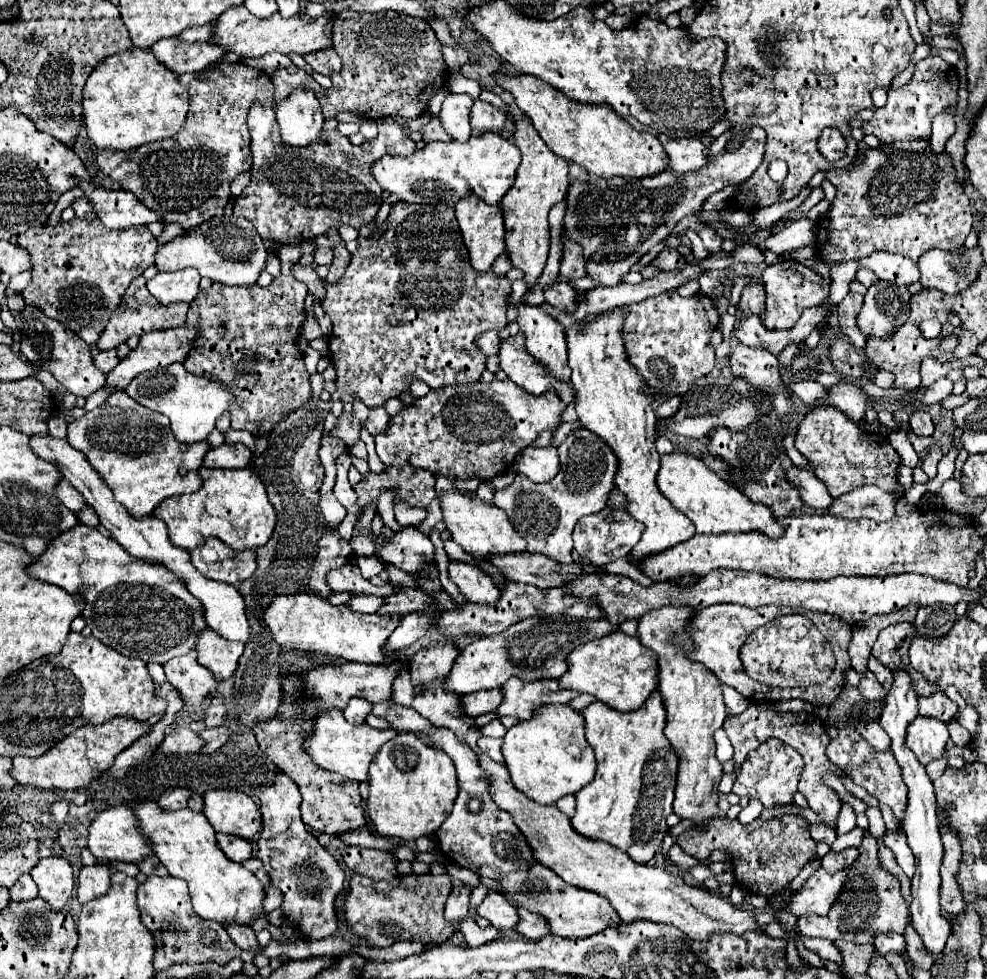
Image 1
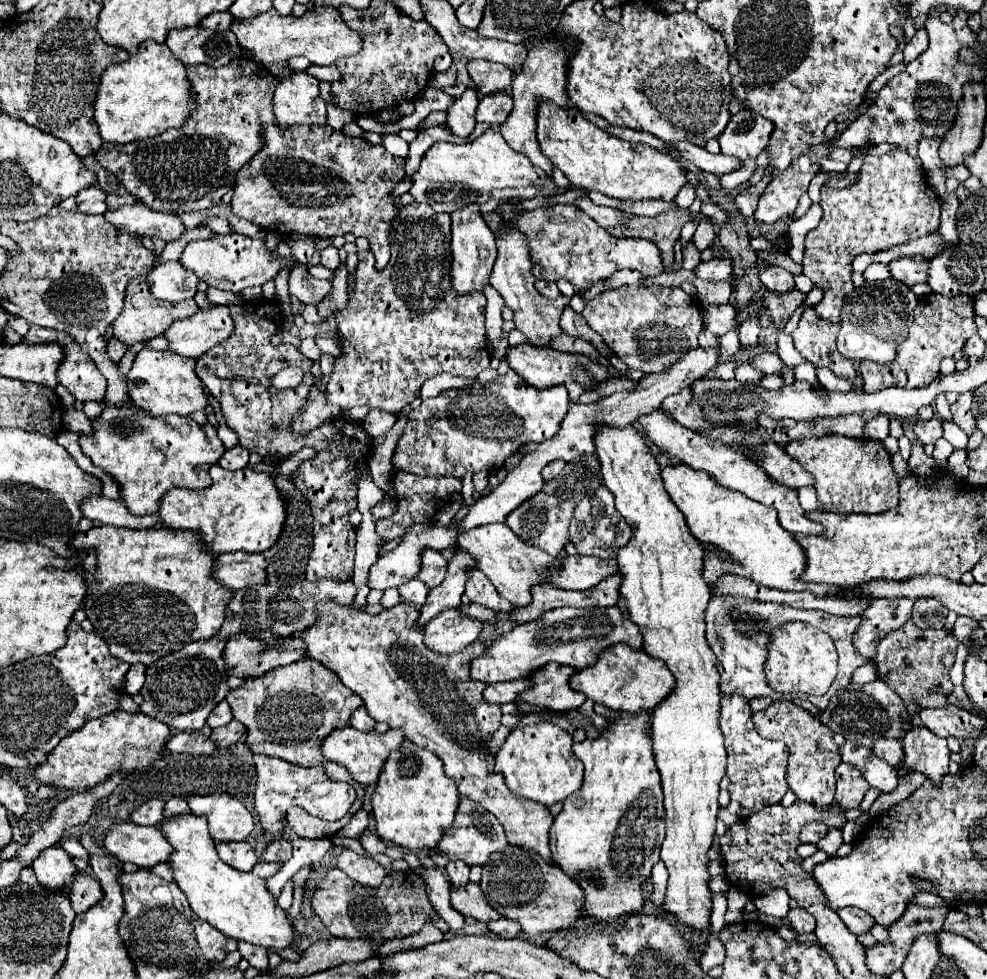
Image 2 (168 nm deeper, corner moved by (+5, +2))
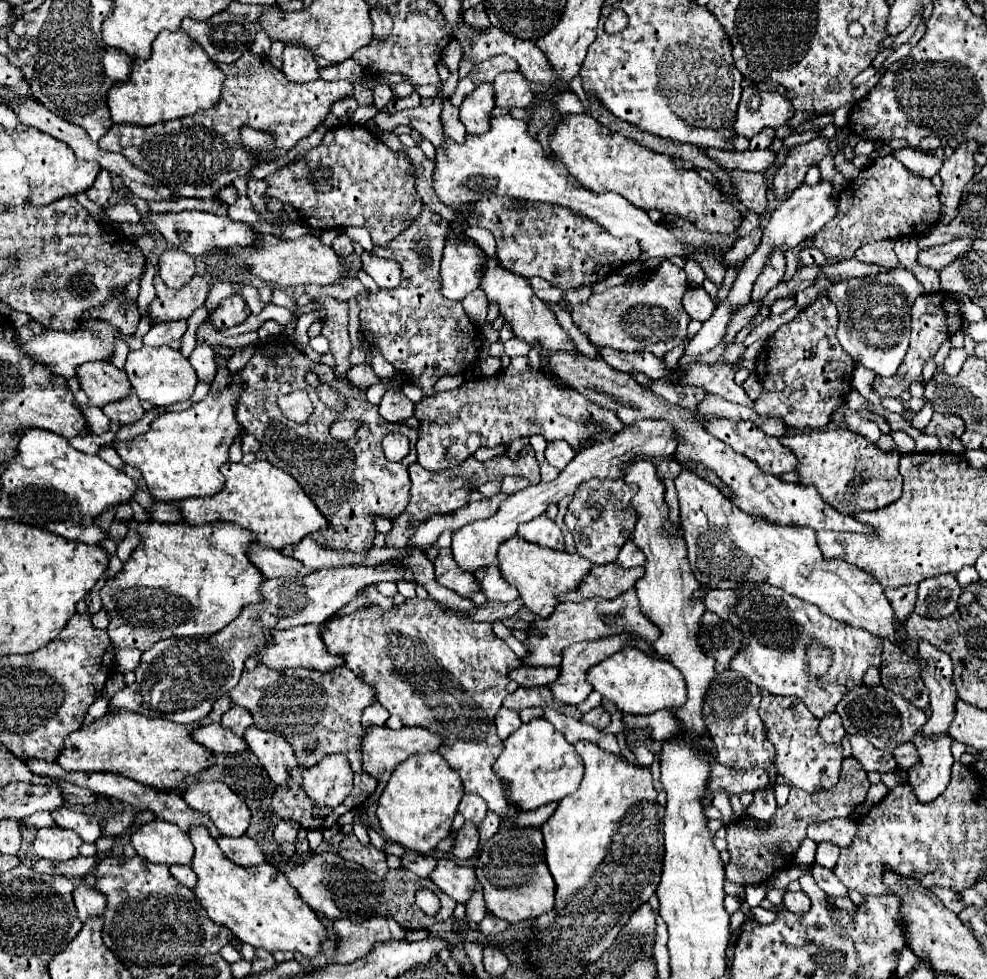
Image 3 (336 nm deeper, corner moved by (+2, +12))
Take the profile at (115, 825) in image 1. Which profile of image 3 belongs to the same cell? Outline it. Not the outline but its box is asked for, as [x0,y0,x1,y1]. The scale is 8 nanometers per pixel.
[131,820,193,864]

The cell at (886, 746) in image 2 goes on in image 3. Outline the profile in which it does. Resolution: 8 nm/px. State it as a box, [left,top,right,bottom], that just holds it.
[893,742,919,770]

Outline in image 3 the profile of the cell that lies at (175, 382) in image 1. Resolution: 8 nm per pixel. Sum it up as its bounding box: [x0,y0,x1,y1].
[125,346,197,406]

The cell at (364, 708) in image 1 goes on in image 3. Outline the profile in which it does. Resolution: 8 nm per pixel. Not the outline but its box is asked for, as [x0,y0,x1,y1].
[361,702,389,728]

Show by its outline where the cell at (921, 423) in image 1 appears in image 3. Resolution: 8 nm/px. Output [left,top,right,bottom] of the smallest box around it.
[925,414,965,438]

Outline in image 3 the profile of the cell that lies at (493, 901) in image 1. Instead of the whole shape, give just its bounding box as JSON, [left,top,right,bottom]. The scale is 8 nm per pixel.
[429,858,475,902]

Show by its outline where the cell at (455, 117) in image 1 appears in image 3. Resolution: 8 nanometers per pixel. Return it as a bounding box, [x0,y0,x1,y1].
[461,84,495,134]

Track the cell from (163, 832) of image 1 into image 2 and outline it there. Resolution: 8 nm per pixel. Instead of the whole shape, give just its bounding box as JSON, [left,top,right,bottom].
[158,814,292,948]

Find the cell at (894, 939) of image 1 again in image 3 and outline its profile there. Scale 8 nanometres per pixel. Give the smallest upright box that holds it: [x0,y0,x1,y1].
[811,864,847,896]

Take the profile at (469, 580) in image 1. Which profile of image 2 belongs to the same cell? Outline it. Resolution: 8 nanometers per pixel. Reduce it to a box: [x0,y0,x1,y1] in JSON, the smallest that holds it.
[466,570,512,612]

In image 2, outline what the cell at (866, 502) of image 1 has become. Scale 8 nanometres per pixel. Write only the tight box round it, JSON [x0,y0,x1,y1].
[798,488,822,512]

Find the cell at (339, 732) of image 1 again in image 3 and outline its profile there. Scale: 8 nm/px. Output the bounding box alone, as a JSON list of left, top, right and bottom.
[363,726,443,782]

